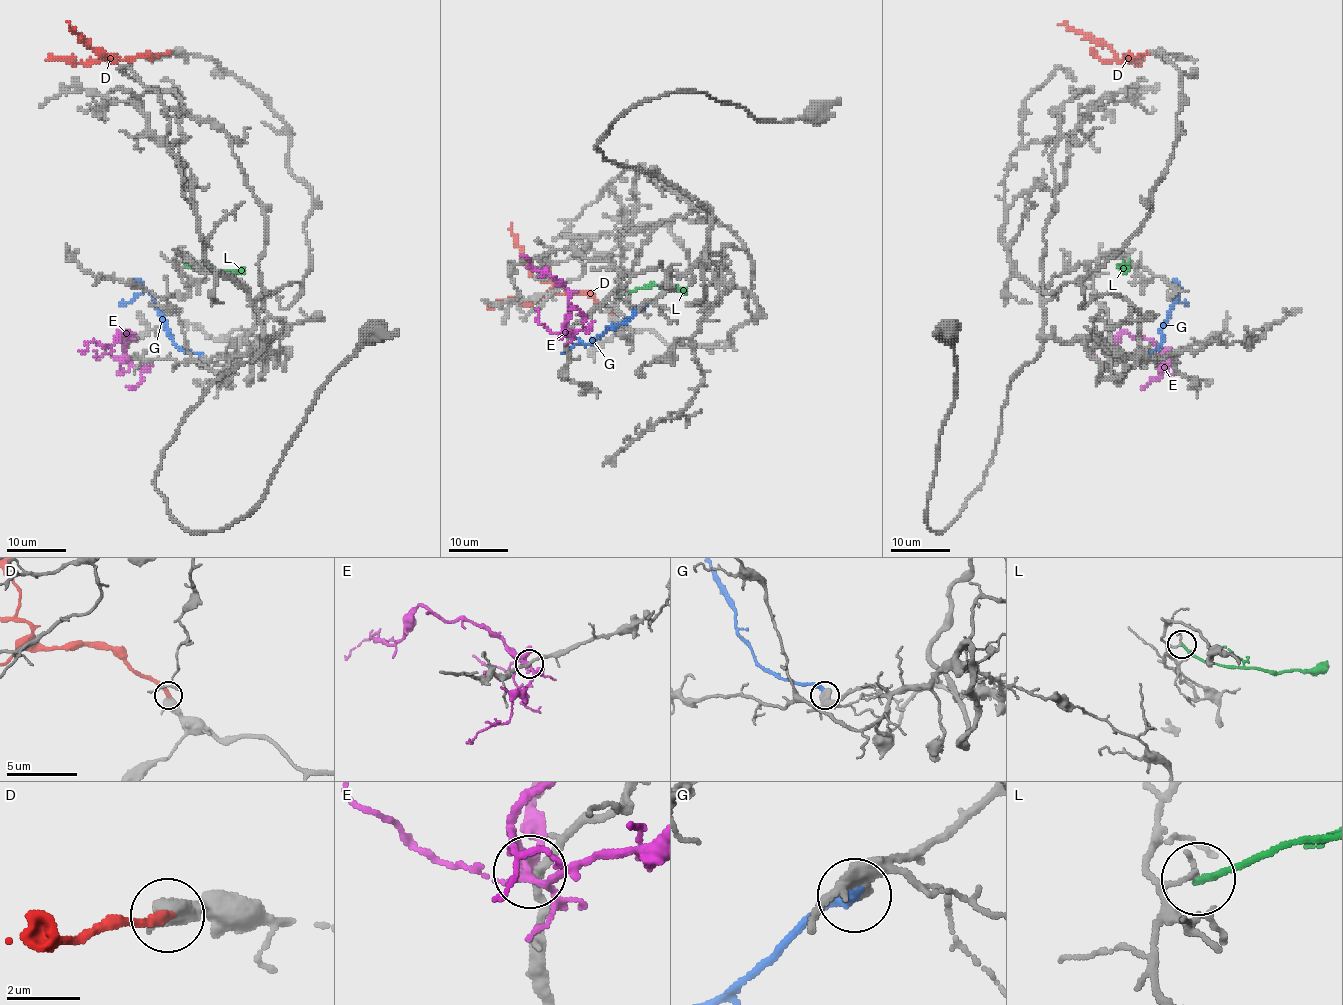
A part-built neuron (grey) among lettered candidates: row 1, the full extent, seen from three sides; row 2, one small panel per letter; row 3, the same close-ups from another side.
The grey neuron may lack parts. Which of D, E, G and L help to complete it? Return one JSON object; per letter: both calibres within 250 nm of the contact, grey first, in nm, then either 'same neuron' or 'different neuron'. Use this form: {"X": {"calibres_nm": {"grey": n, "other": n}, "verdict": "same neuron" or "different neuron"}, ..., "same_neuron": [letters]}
{"D": {"calibres_nm": {"grey": 400, "other": 280}, "verdict": "same neuron"}, "E": {"calibres_nm": {"grey": 200, "other": 240}, "verdict": "different neuron"}, "G": {"calibres_nm": {"grey": 400, "other": 360}, "verdict": "different neuron"}, "L": {"calibres_nm": {"grey": 90, "other": 180}, "verdict": "different neuron"}, "same_neuron": ["D"]}

